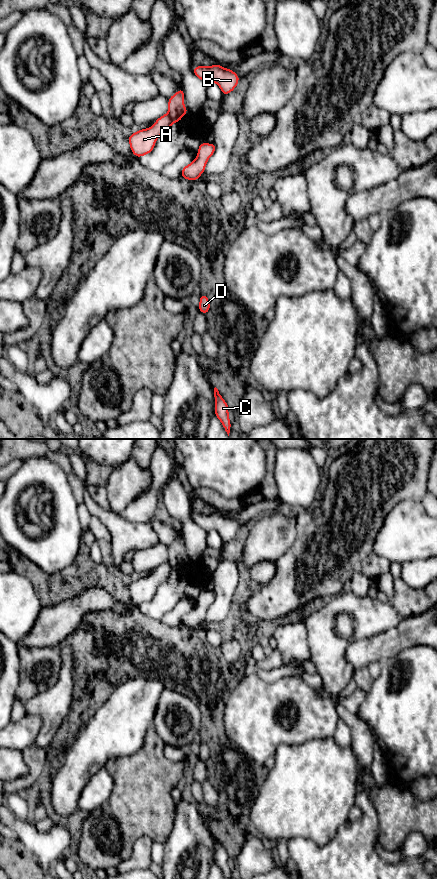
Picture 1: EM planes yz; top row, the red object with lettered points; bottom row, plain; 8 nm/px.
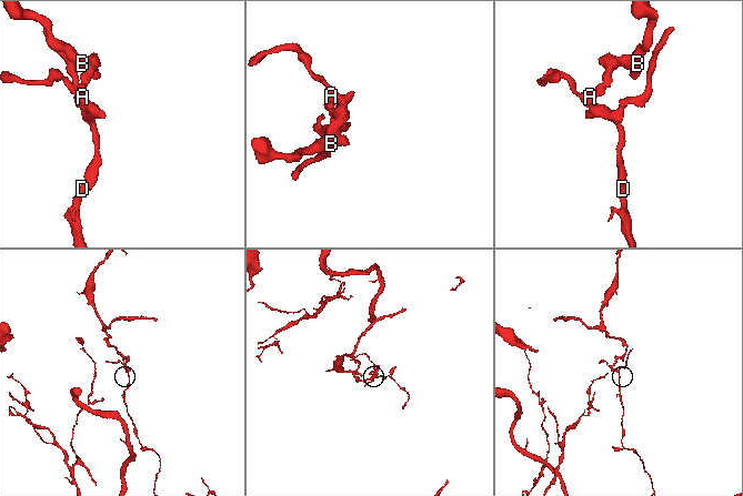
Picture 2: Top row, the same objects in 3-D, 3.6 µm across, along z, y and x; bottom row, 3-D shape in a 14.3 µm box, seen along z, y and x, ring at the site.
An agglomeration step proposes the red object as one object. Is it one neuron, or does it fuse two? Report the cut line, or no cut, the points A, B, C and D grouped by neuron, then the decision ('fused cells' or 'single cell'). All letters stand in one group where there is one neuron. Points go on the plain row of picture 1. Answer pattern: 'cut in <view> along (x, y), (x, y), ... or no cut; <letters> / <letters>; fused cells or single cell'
cut in yz along (167, 562), (174, 569); A C D / B; fused cells

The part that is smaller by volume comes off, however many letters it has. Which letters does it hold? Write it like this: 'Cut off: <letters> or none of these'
Cut off: B

